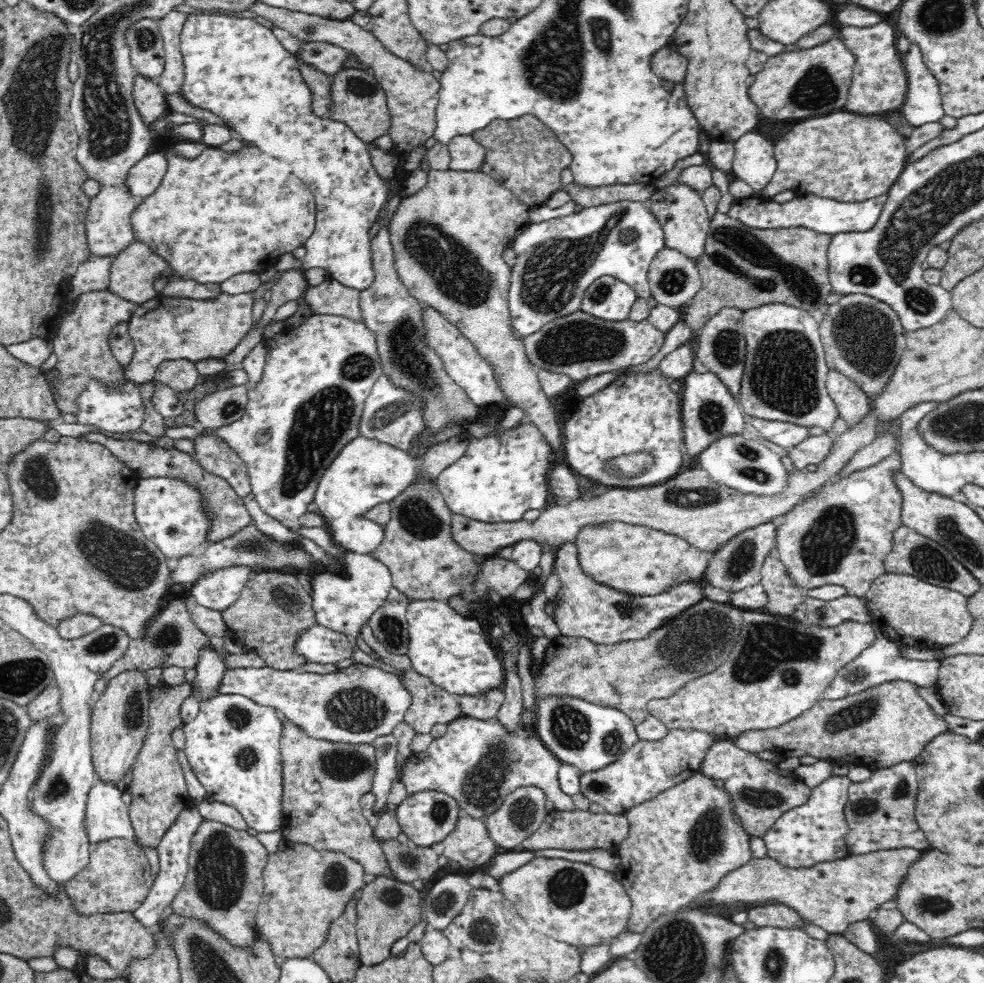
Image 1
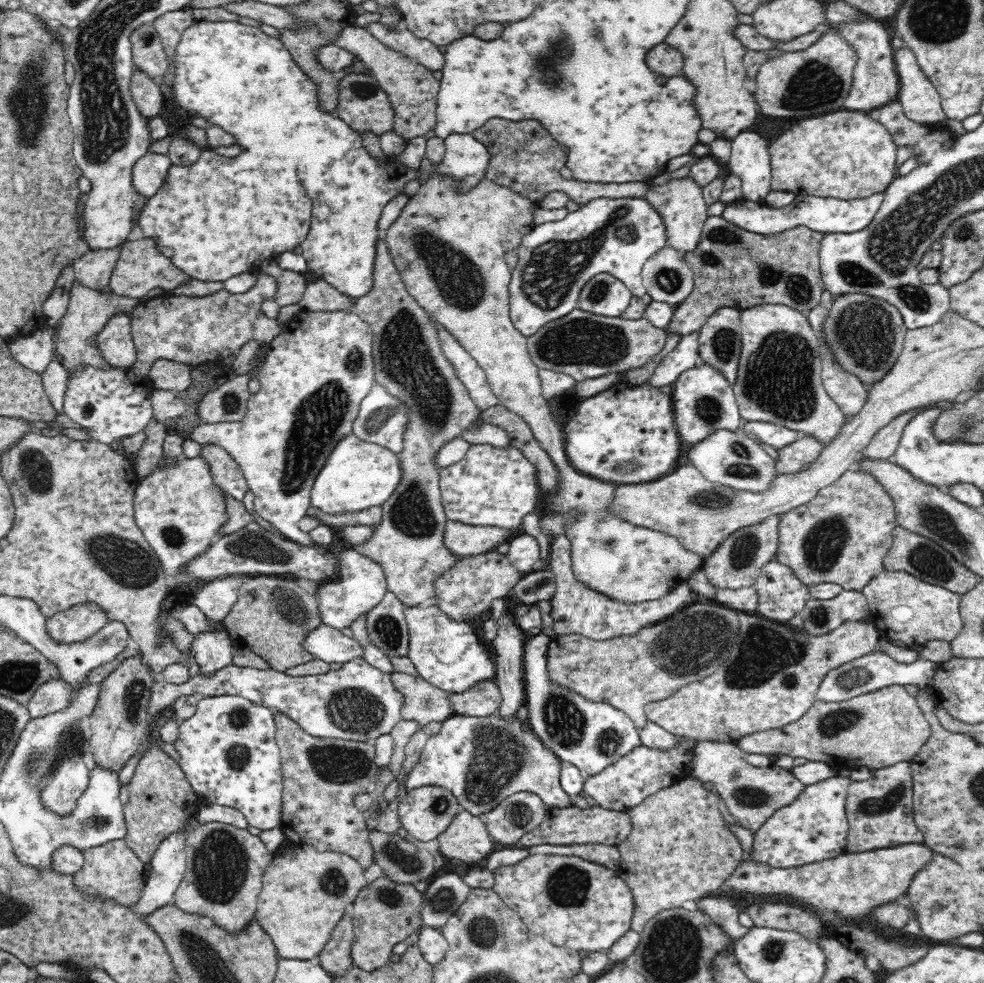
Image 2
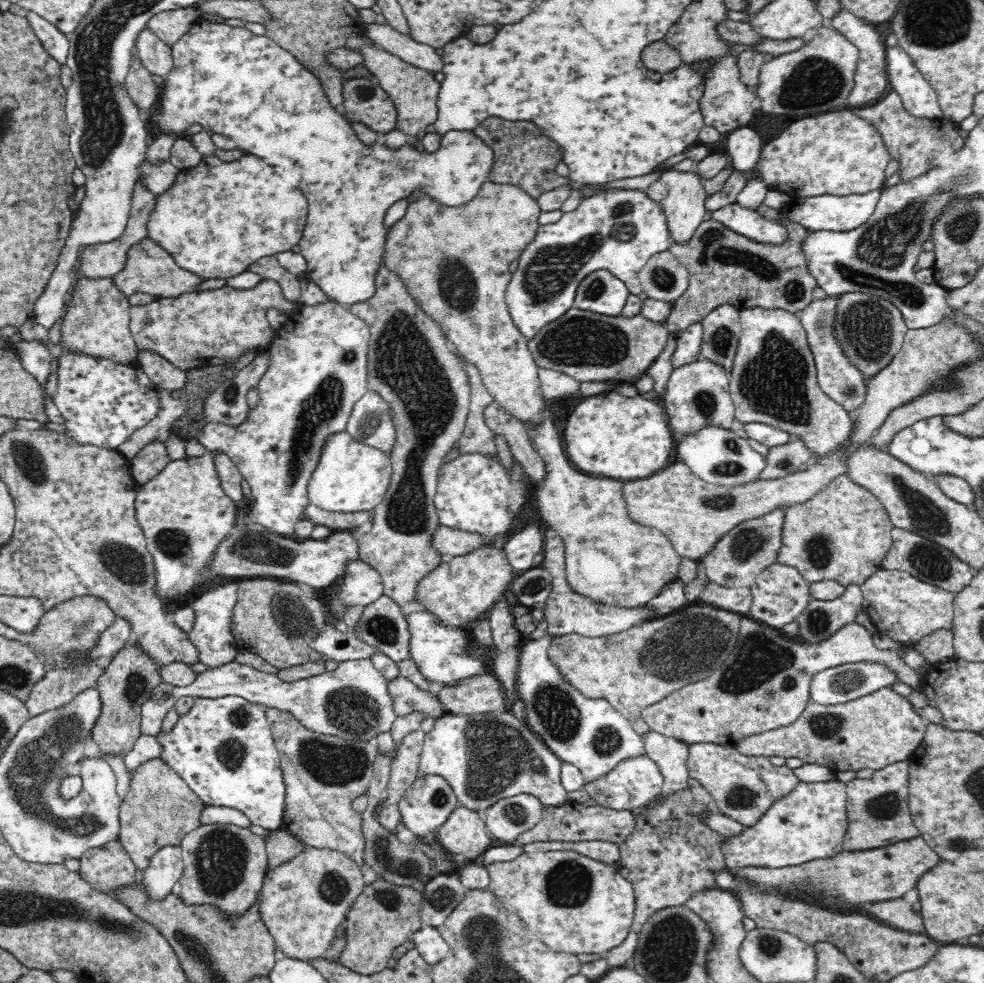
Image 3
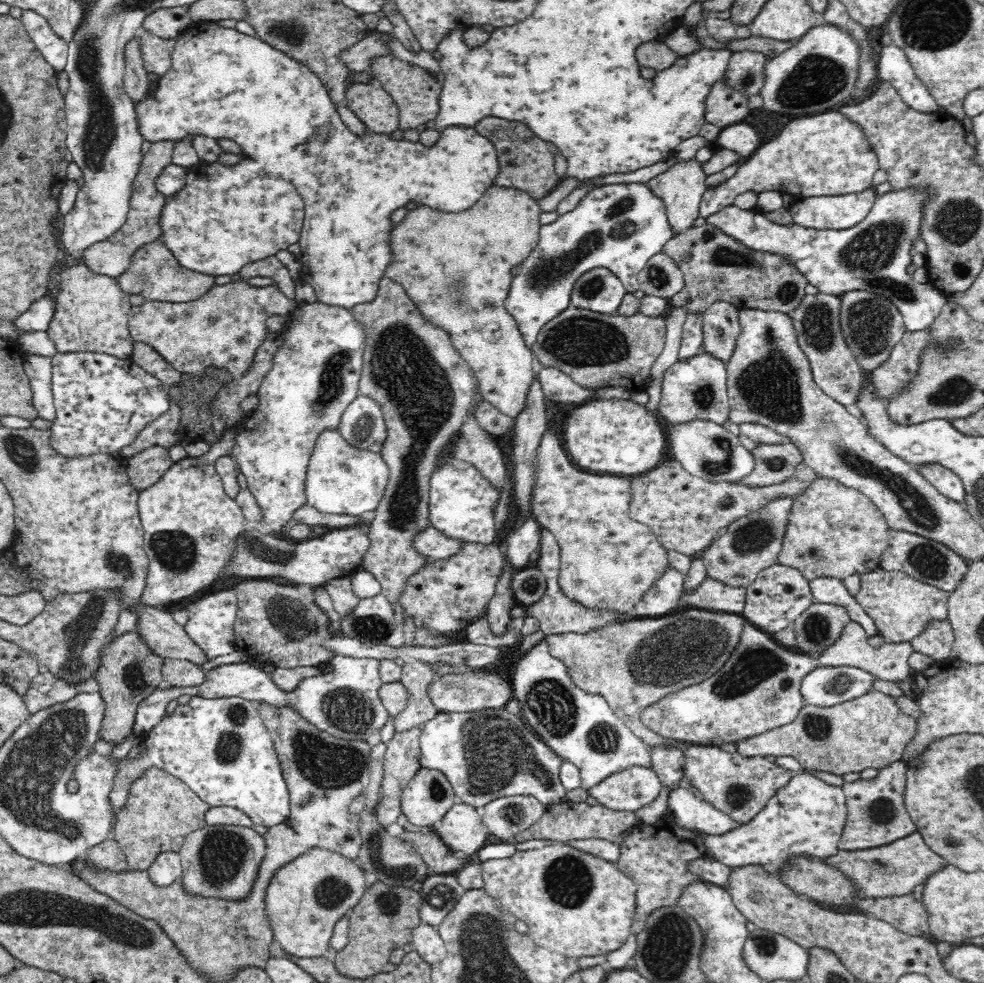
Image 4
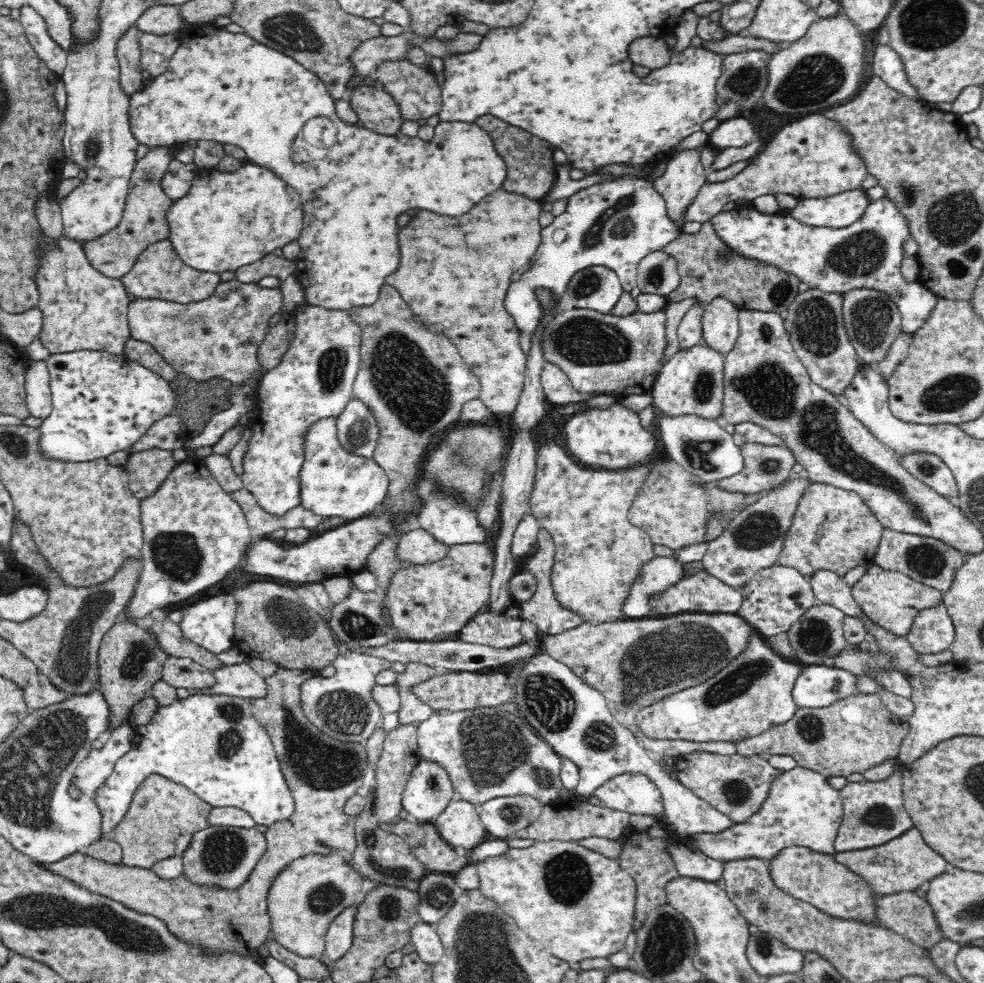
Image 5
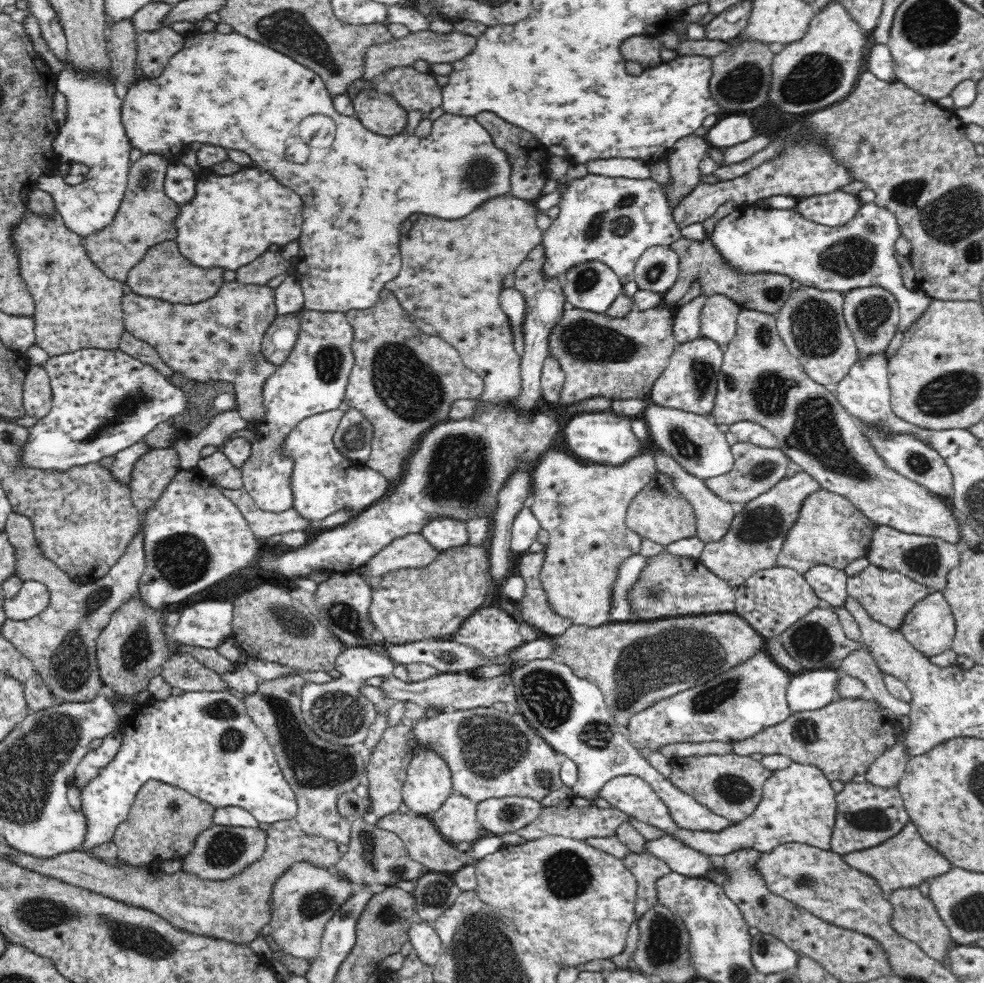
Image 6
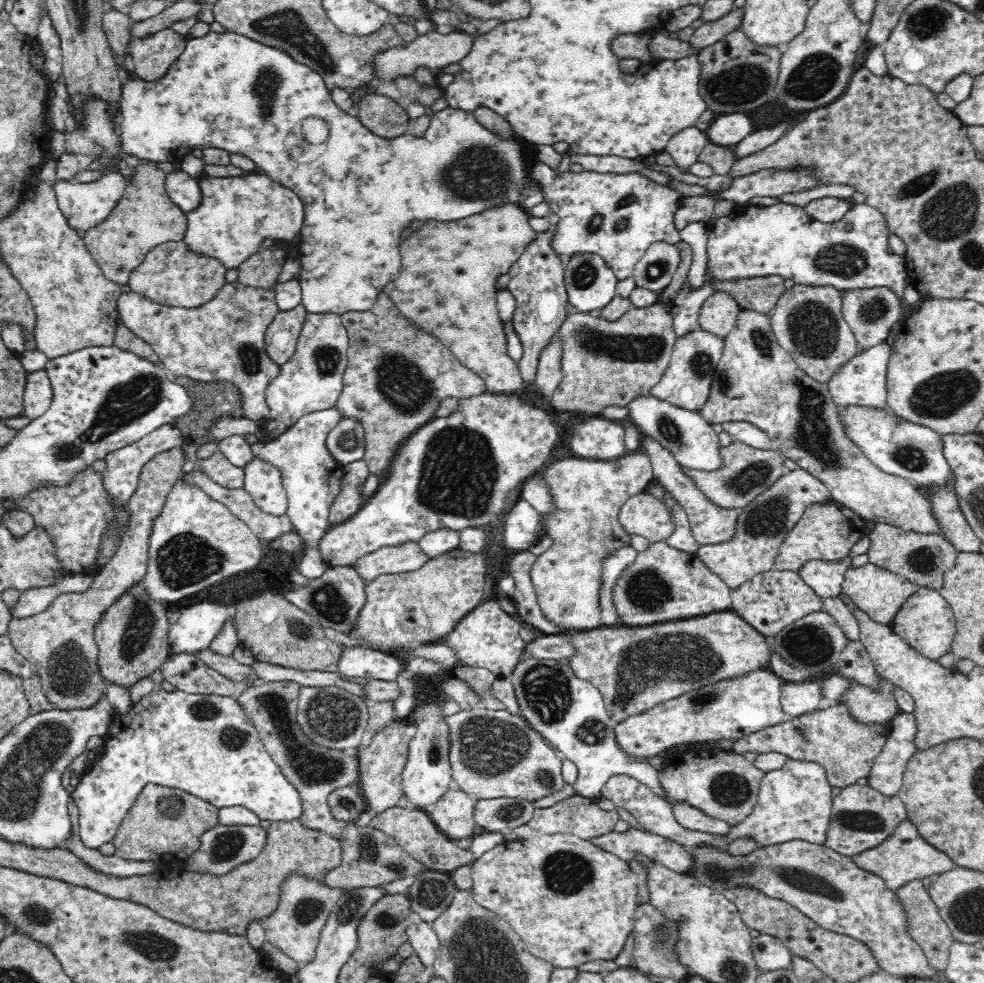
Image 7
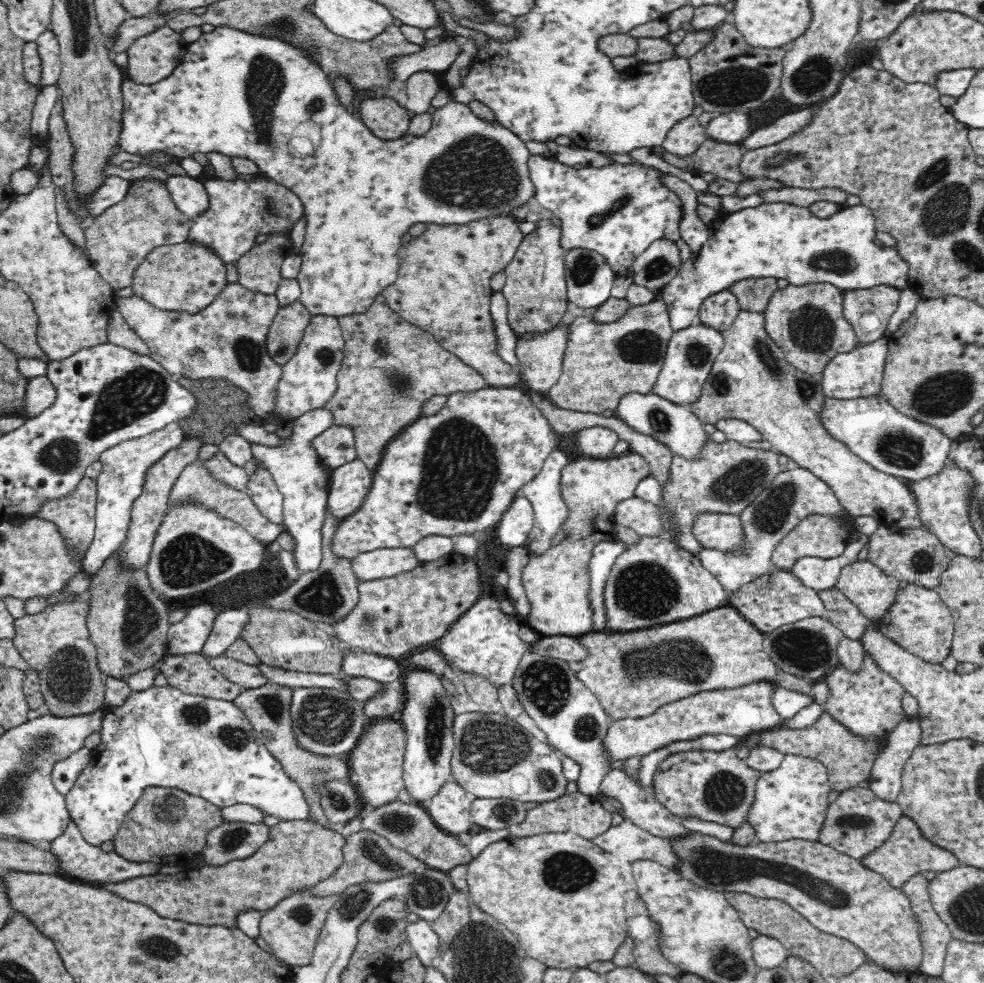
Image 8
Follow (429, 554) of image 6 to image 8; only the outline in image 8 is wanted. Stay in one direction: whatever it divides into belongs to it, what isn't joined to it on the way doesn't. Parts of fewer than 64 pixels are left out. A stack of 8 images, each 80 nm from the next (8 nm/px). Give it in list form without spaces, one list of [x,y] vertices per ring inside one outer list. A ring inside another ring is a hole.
[[[413,547],[376,549],[359,554],[351,560],[351,567],[360,581],[388,578],[414,570],[422,562]]]

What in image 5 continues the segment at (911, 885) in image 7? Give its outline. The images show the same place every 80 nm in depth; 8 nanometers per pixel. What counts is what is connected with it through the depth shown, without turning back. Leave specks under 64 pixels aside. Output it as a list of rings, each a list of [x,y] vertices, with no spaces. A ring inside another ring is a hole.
[[[915,892],[876,897],[874,905],[879,922],[924,948],[943,939],[930,903]]]

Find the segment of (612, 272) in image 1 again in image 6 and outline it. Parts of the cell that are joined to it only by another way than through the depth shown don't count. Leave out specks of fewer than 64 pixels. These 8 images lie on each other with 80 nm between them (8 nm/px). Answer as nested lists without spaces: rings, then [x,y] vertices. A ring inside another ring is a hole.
[[[588,173],[582,179],[571,180],[558,202],[560,213],[551,225],[542,231],[541,245],[544,247],[542,279],[563,280],[565,274],[574,267],[590,261],[604,263],[620,279],[622,286],[635,280],[638,259],[646,250],[655,246],[668,247],[682,238],[681,228],[674,220],[672,207],[660,183],[653,179],[633,179],[607,177]],[[515,286],[508,287],[500,293],[499,301],[502,310],[508,315],[511,322],[516,351],[522,354],[525,348],[523,324],[527,315],[527,302],[524,295]]]

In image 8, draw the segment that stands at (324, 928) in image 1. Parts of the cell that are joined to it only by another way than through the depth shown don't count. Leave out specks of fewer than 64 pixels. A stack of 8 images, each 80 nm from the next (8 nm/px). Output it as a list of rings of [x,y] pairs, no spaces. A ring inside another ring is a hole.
[[[312,887],[293,891],[274,908],[263,913],[260,919],[260,936],[270,944],[276,956],[292,967],[304,967],[312,963],[313,952],[320,931],[325,925],[329,910],[339,900],[339,895],[326,897],[313,895]]]

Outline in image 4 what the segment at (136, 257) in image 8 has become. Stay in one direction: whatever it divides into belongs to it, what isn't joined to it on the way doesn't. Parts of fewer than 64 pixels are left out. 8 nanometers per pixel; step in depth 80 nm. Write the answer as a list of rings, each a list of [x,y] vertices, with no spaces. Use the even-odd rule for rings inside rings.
[[[159,140],[159,142],[152,143],[150,150],[143,154],[139,171],[132,183],[133,189],[131,190],[130,208],[126,222],[116,234],[106,240],[95,242],[82,252],[82,261],[93,273],[115,278],[124,274],[128,264],[130,264],[132,254],[143,244],[154,242],[160,237],[158,218],[160,210],[166,202],[166,196],[156,191],[154,178],[162,172],[165,166],[171,163],[174,146],[175,144],[169,140]]]

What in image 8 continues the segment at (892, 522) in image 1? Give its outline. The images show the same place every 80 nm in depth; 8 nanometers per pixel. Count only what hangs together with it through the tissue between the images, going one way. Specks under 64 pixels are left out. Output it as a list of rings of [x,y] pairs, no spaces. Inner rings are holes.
[[[808,514],[775,546],[771,561],[777,570],[790,571],[795,562],[804,557],[836,558],[846,550],[856,532],[854,519],[850,516],[839,520],[829,514]]]

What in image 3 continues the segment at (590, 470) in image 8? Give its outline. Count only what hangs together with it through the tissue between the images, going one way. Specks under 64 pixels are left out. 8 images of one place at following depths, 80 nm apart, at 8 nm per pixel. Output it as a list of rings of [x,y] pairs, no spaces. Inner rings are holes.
[[[488,180],[480,186],[474,198],[458,206],[443,204],[424,192],[409,202],[404,216],[387,230],[383,260],[389,270],[402,279],[418,306],[443,328],[449,344],[480,371],[484,387],[494,400],[506,413],[533,426],[531,432],[535,449],[544,459],[547,472],[546,480],[536,490],[538,514],[544,528],[554,529],[564,539],[566,574],[572,590],[600,604],[636,608],[656,598],[666,583],[684,578],[679,570],[686,558],[676,552],[674,545],[662,532],[630,519],[626,501],[622,497],[623,480],[578,472],[566,458],[564,440],[544,405],[539,367],[527,346],[528,339],[514,324],[505,299],[508,283],[513,276],[508,264],[518,259],[526,244],[536,236],[540,211],[537,199],[520,187]]]

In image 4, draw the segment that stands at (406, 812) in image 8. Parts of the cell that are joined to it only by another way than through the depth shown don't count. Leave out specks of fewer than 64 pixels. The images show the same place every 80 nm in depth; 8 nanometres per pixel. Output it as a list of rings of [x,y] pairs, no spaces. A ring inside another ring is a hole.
[[[435,829],[412,830],[409,841],[428,865],[430,875],[452,874],[467,864],[465,860],[454,858]]]

